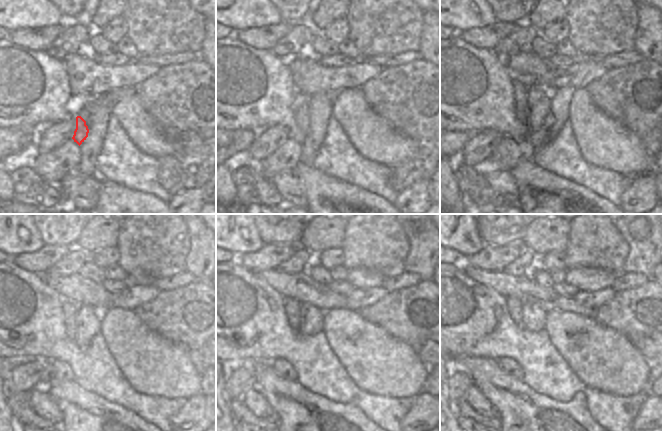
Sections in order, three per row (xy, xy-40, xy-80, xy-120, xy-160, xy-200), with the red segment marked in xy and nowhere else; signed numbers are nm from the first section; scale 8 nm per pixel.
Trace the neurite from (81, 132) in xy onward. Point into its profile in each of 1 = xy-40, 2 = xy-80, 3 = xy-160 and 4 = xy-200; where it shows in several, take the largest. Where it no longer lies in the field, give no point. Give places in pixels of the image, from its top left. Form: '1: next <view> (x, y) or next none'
1: next xy-40 (301, 108)
2: next xy-80 (520, 91)
3: next xy-160 (292, 307)
4: next xy-200 (514, 305)

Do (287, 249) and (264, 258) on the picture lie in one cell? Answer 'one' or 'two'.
one

